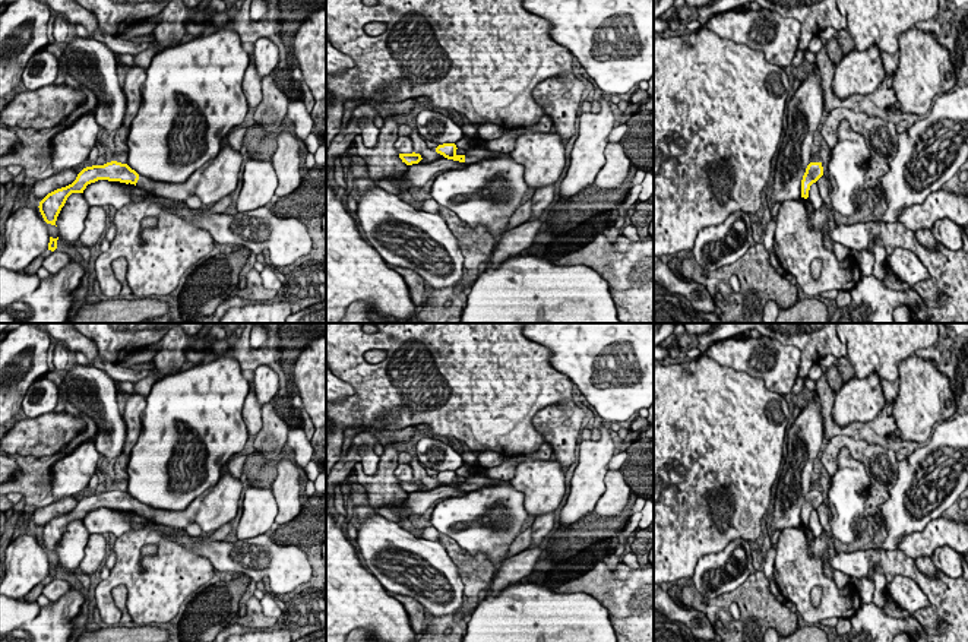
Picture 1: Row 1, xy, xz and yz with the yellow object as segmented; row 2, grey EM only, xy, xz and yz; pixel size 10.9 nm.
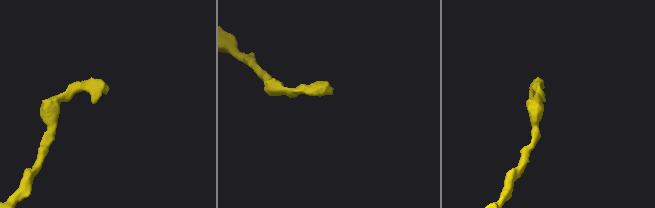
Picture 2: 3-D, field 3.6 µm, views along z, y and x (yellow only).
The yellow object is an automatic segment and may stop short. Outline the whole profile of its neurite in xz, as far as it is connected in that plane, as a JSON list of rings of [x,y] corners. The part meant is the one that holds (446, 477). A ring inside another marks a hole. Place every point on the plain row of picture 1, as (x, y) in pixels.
[[[443,471],[436,475],[436,480],[443,483],[447,487],[465,490],[465,491],[474,491],[487,486],[491,486],[491,478],[487,477],[472,477],[465,480],[464,483],[456,481],[456,472],[455,471]]]

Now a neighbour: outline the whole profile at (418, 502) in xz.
[[[447,486],[436,487],[433,490],[412,491],[412,493],[408,493],[405,509],[409,509],[414,515],[424,515],[427,509],[431,507],[439,500],[465,496],[466,493],[468,491],[465,490],[459,490]]]

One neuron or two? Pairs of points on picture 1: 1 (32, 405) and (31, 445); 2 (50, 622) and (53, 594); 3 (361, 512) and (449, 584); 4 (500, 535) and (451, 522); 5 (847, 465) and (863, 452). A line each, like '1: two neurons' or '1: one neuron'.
1: two neurons
2: two neurons
3: one neuron
4: one neuron
5: two neurons

